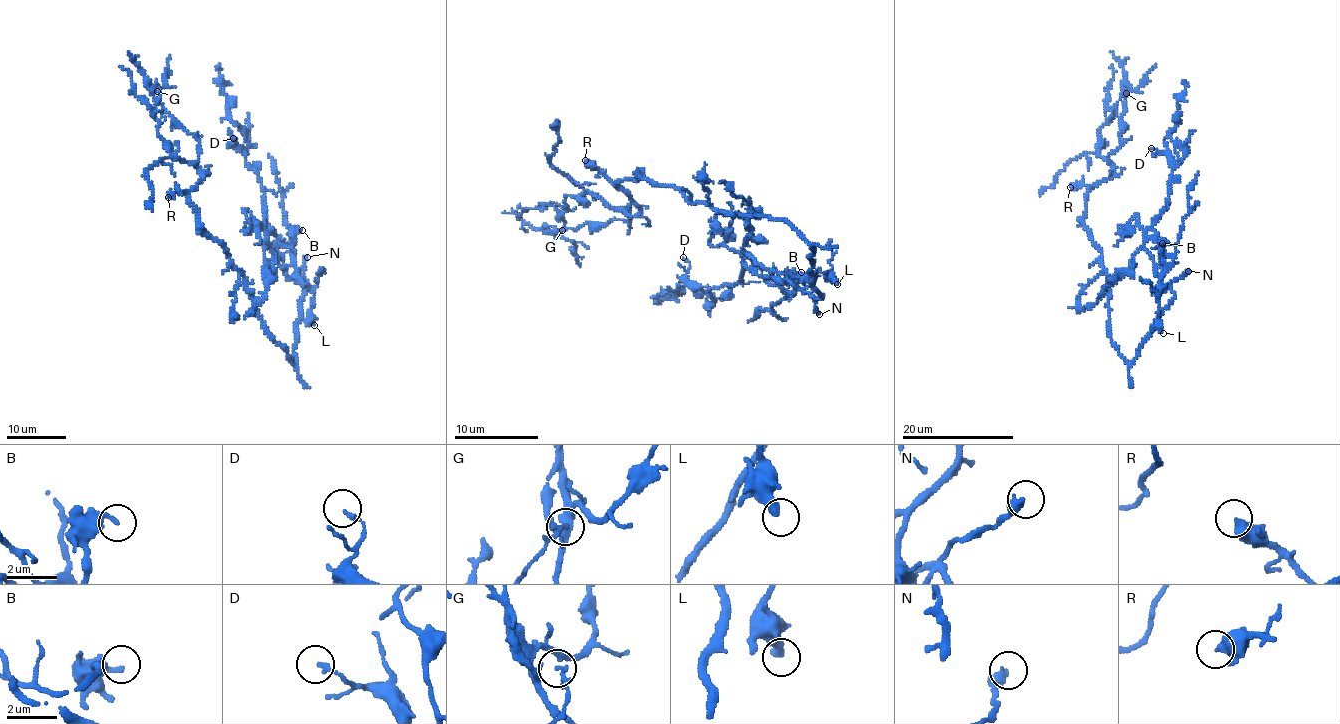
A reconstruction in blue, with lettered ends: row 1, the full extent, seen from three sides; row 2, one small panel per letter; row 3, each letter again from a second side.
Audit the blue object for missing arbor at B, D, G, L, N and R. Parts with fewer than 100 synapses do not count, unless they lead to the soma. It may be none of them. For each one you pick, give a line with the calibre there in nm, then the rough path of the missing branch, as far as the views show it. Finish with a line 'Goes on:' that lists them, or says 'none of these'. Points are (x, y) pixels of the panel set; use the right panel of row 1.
Goes on: none of these

